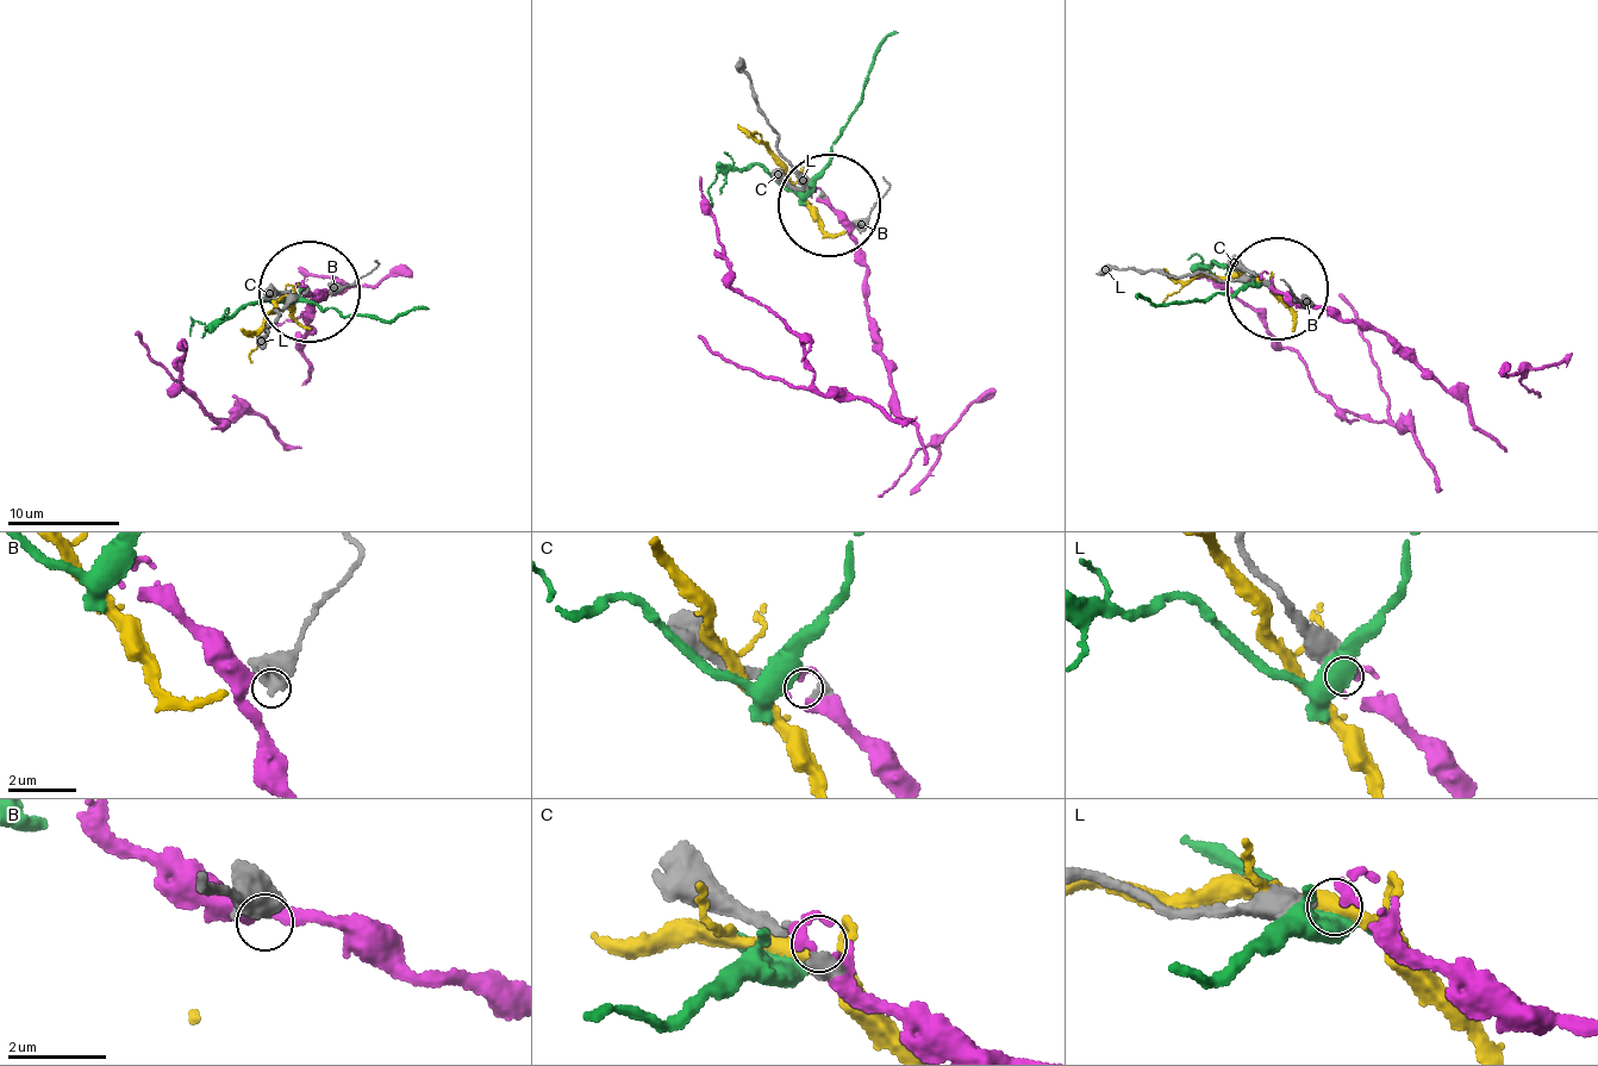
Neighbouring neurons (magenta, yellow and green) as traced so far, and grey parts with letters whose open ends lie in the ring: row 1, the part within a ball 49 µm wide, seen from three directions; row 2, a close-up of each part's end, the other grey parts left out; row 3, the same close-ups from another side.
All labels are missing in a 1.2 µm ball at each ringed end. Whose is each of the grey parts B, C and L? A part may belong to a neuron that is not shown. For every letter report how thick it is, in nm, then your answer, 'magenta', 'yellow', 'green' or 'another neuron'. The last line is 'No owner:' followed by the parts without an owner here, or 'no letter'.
B: 700 nm thick; another neuron
C: 260 nm thick; magenta
L: 500 nm thick; another neuron
No owner: B, L

